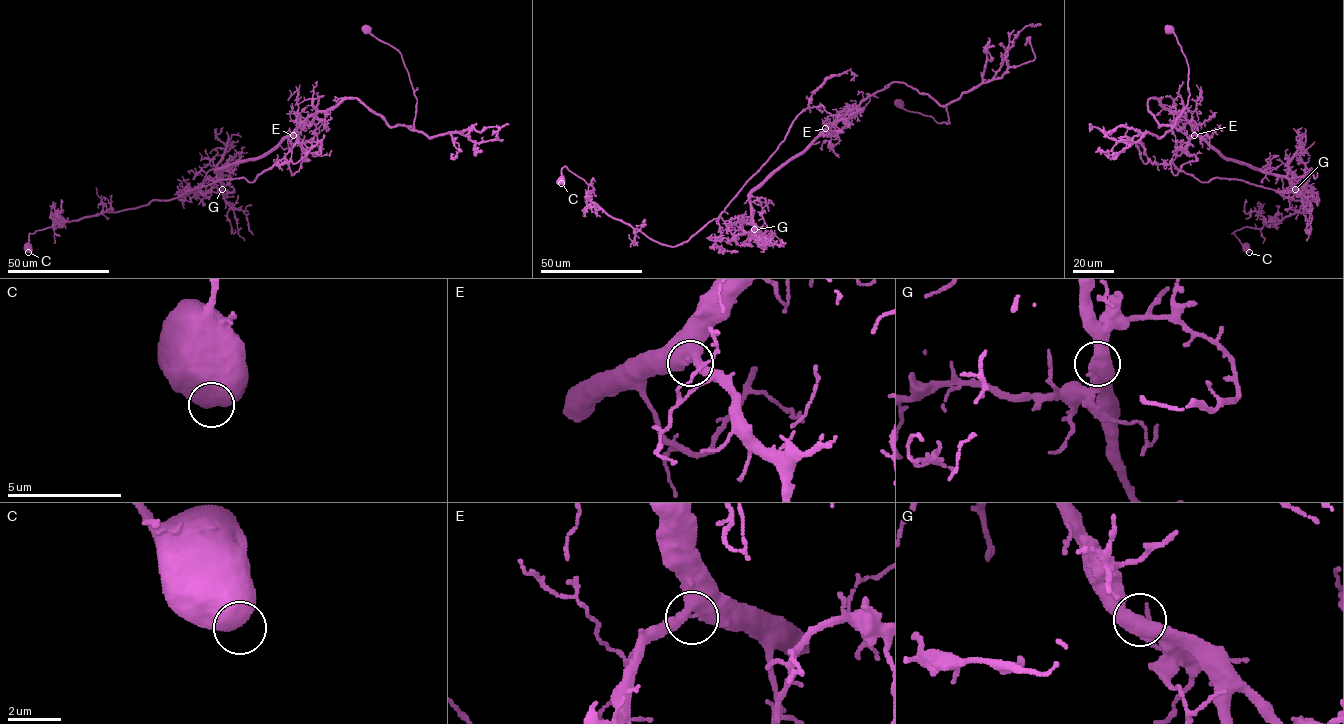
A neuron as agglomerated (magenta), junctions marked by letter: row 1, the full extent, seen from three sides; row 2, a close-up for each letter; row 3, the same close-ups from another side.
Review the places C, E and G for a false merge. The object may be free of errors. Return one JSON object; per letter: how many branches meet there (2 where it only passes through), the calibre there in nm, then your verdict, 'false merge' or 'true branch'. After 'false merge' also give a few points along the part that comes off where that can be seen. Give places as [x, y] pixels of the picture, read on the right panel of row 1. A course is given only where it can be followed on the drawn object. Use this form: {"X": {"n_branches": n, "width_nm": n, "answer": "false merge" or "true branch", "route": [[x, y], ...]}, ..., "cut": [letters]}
{"C": {"n_branches": 1, "width_nm": 900, "answer": "true branch"}, "E": {"n_branches": 2, "width_nm": 440, "answer": "true branch"}, "G": {"n_branches": 2, "width_nm": 650, "answer": "false merge", "route": [[1295, 189], [1301, 192], [1280, 191], [1306, 200], [1310, 209], [1232, 233], [1249, 252]]}, "cut": ["G"]}

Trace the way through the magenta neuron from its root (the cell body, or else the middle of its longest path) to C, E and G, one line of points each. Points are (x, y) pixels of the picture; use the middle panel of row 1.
C: (902, 104), (949, 122), (892, 82), (751, 193), (752, 232), (720, 215), (660, 244), (566, 167), (561, 183)
E: (902, 104), (907, 111), (930, 116), (937, 122), (949, 122), (946, 107), (904, 82), (892, 82), (825, 128)
G: (902, 104), (937, 122), (949, 122), (946, 107), (904, 82), (892, 82), (821, 132), (751, 193), (754, 229)

